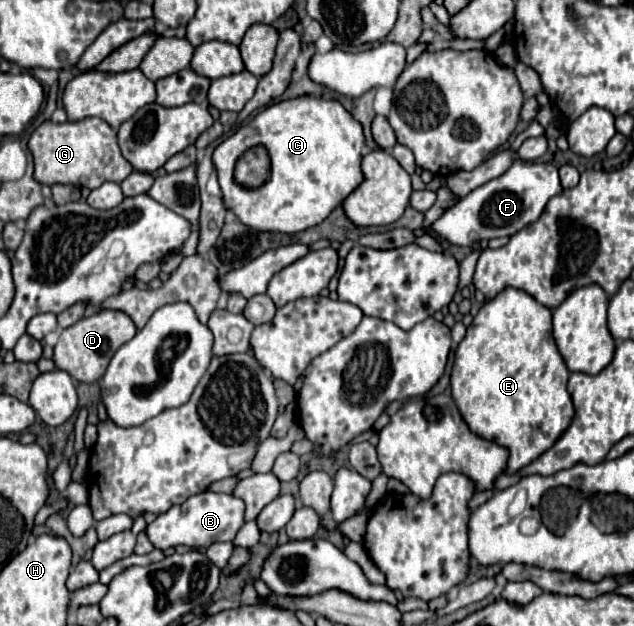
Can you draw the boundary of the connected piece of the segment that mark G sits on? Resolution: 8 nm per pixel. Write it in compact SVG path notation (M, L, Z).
M84 118L78 122L56 124L52 120L42 122L30 136L28 148L34 156L34 178L40 184L82 184L90 190L102 182L122 182L134 172L130 162L120 154L116 132L100 118Z

